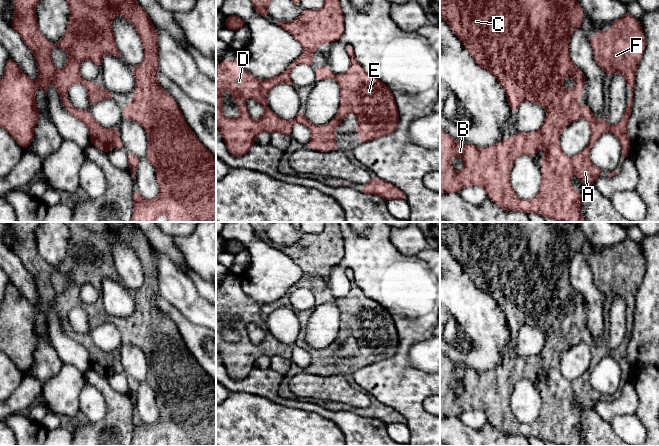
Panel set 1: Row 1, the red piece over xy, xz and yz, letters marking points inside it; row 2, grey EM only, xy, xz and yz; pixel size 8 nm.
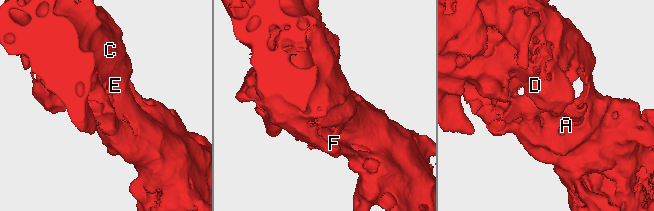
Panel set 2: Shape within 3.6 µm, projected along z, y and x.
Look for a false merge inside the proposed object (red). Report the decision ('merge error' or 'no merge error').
no merge error

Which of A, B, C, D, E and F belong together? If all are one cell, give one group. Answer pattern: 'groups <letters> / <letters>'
groups A B C D E F

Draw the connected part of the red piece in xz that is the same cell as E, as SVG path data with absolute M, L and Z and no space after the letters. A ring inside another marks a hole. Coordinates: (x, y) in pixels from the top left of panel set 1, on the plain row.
M324 222L321 233L303 233L296 244L277 244L276 248L288 255L304 272L304 276L283 297L270 303L257 303L238 284L224 284L216 291L216 351L221 355L226 371L233 380L247 378L254 369L254 363L262 356L291 360L295 346L308 351L312 357L305 372L335 375L335 353L349 336L357 341L356 355L362 367L396 354L399 340L391 312L365 295L356 284L351 269L346 270L351 288L342 299L331 296L328 288L314 293L316 305L334 302L340 309L340 330L334 343L325 349L316 350L305 341L302 334L293 345L284 344L271 335L266 324L268 316L278 308L294 310L290 295L295 290L314 290L312 278L316 272L326 266L342 263L344 239L338 222ZM227 314L232 317L240 334L238 342L227 342L221 334L224 326L222 317ZM245 322L253 322L263 329L264 339L257 344L252 343L244 327Z

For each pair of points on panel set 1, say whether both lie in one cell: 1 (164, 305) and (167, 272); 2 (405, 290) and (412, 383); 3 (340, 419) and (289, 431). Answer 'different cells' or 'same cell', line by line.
1: different cells
2: same cell
3: different cells

